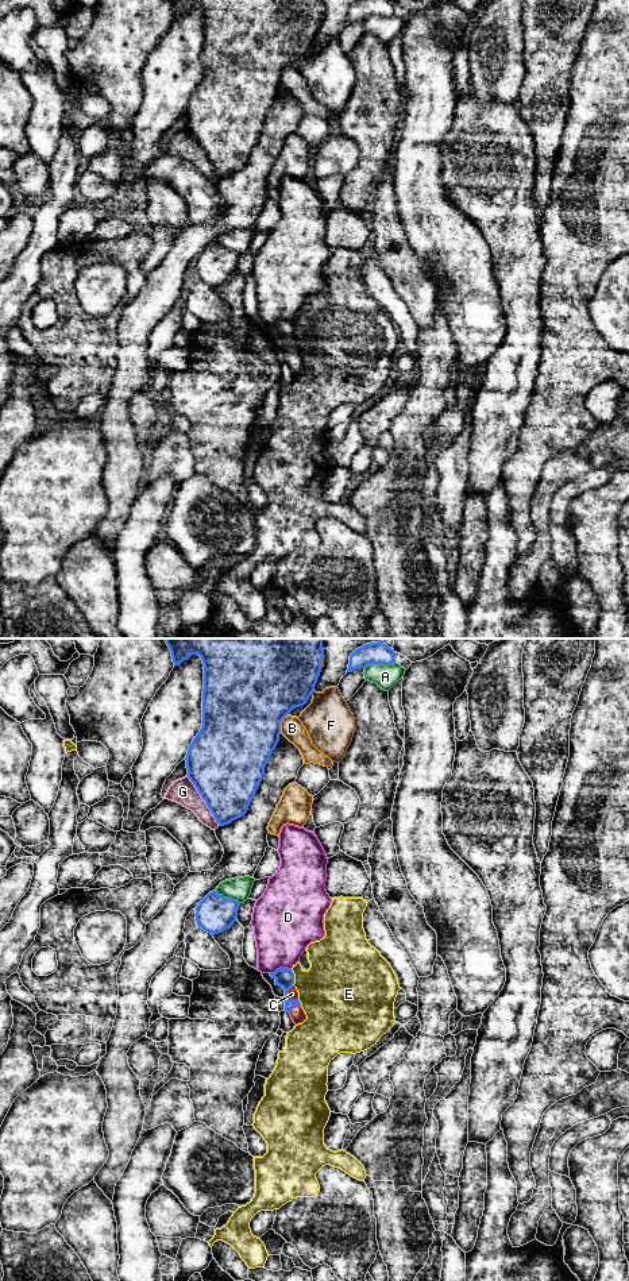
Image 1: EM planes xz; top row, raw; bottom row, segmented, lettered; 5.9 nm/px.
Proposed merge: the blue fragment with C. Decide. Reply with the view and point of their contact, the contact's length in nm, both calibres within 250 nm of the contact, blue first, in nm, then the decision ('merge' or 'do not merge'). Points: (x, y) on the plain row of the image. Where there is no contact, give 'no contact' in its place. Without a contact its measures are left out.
meets blue in xz at (286, 346); contact 100 nm long; 110 nm thick on the blue side, 60 nm on the other; merge

